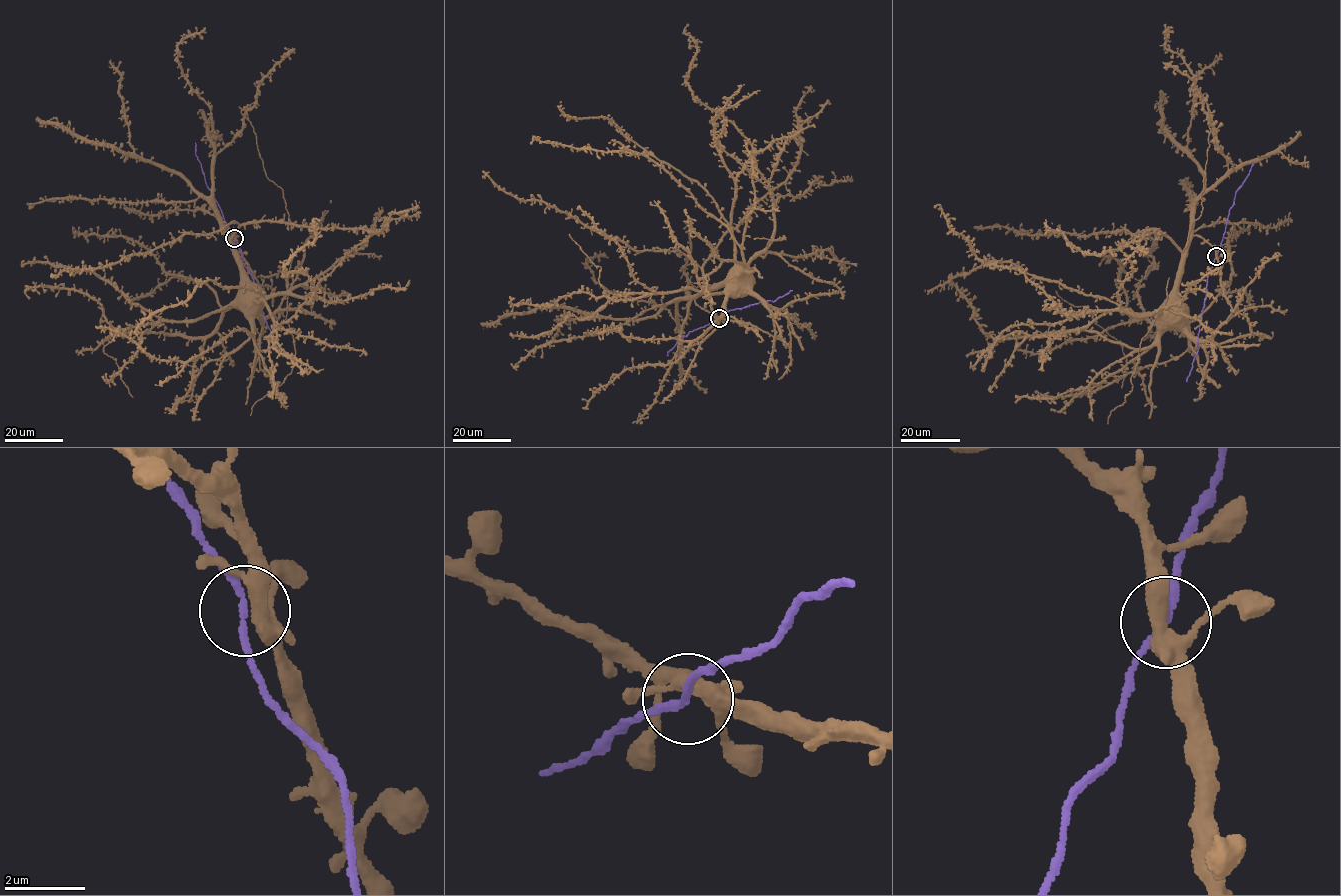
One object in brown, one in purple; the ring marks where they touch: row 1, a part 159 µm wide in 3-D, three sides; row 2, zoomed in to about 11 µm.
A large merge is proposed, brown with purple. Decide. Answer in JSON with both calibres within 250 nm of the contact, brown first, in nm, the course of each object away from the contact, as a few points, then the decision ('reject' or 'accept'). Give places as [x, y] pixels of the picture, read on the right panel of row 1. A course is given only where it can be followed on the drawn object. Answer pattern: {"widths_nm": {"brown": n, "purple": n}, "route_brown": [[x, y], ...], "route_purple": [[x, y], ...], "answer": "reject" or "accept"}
{"widths_nm": {"brown": 360, "purple": 150}, "route_brown": [[1216, 257], [1200, 237], [1191, 239], [1158, 313], [1066, 312], [1018, 269], [985, 264], [933, 207]], "route_purple": [[1216, 257], [1207, 277], [1198, 351], [1186, 381]], "answer": "accept"}

